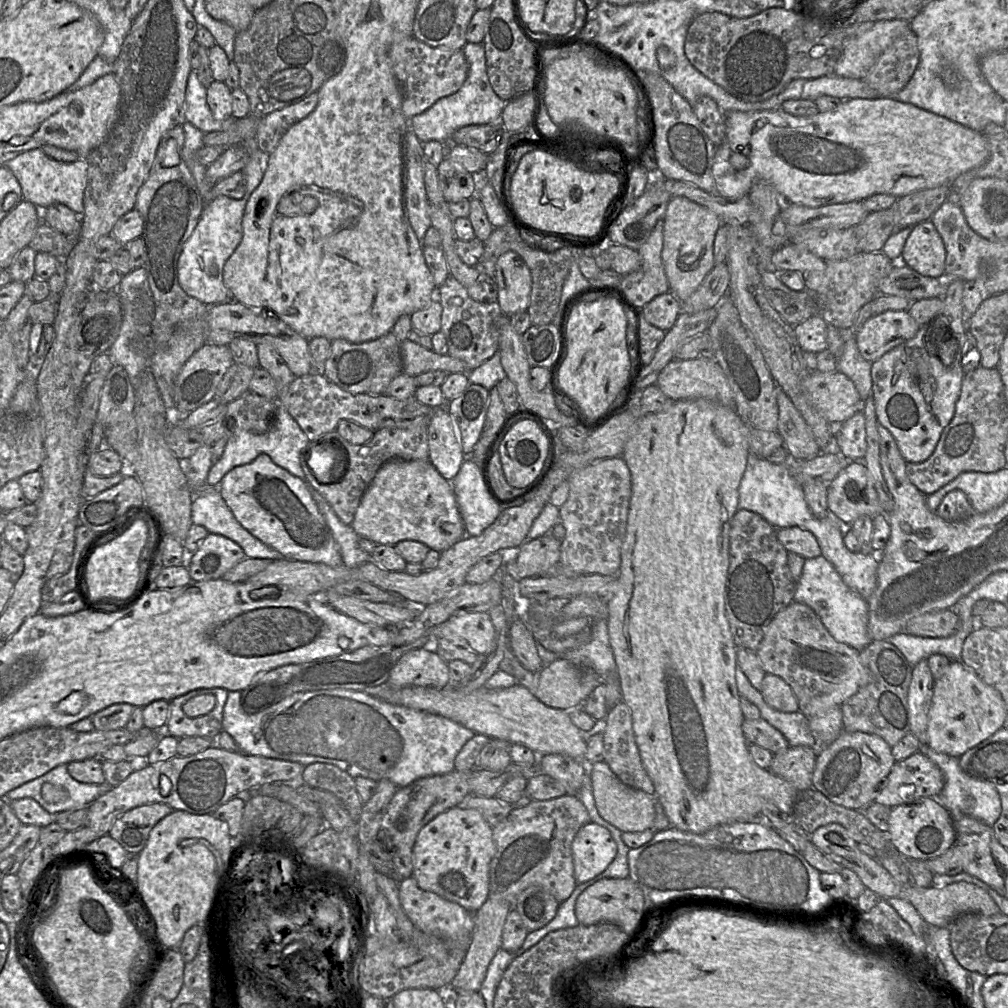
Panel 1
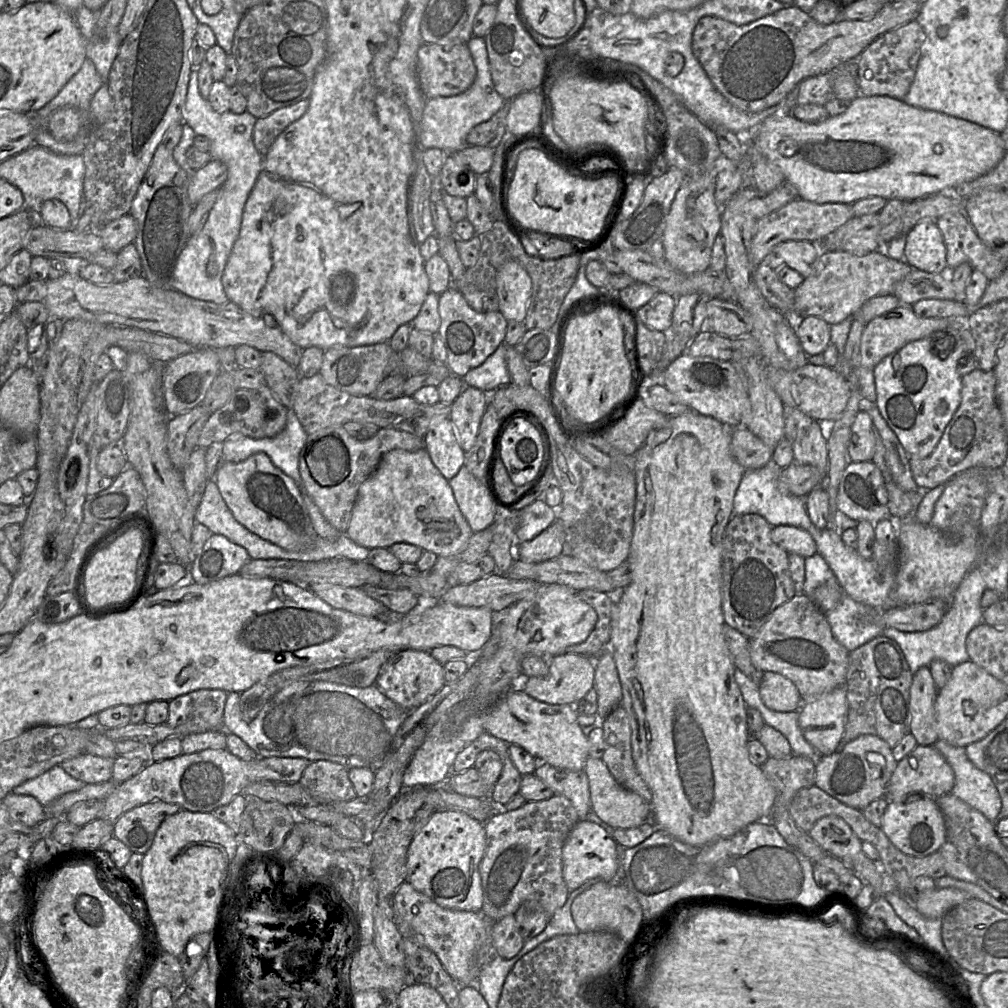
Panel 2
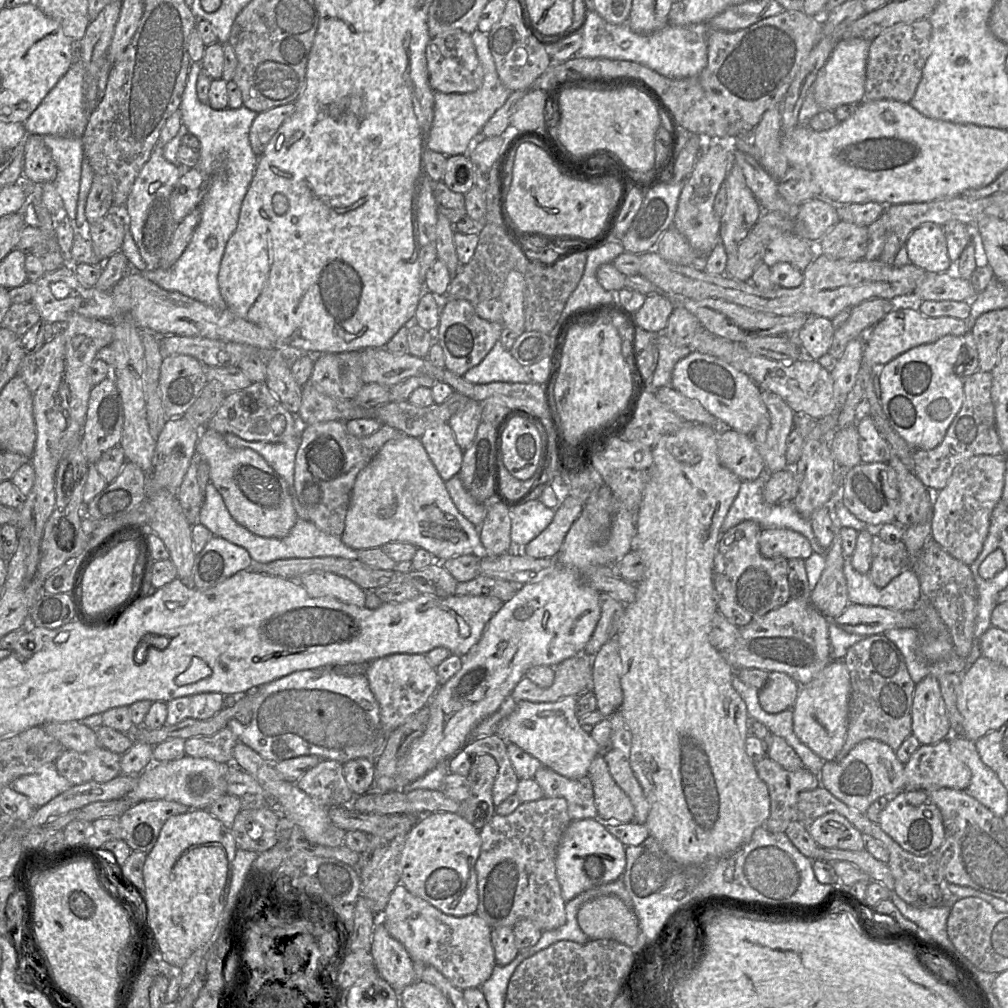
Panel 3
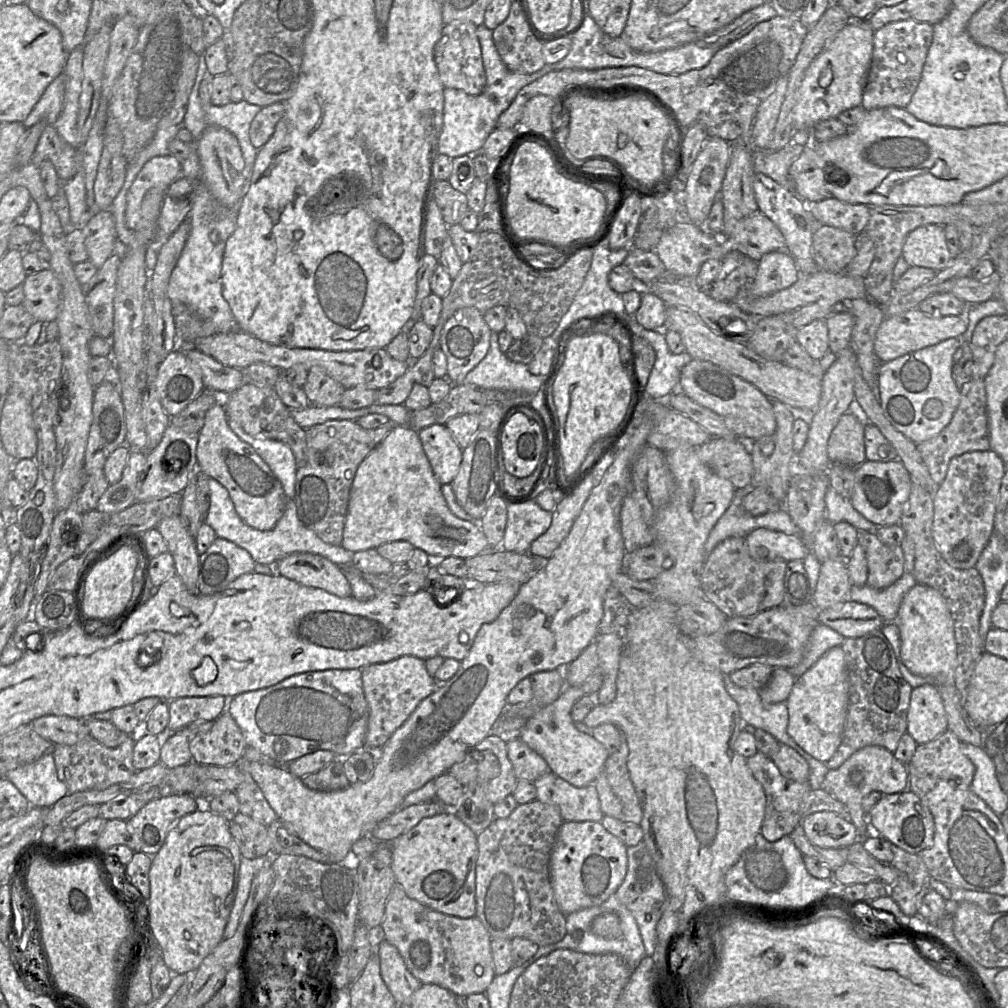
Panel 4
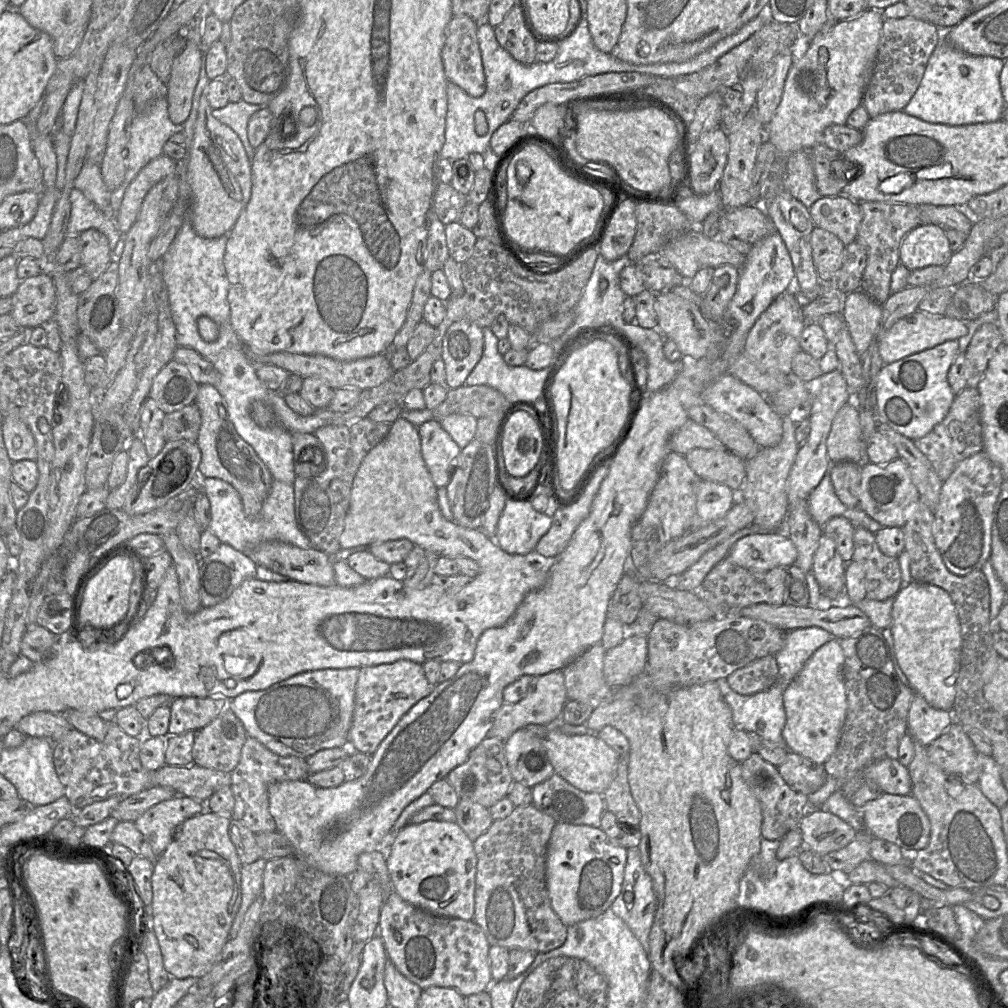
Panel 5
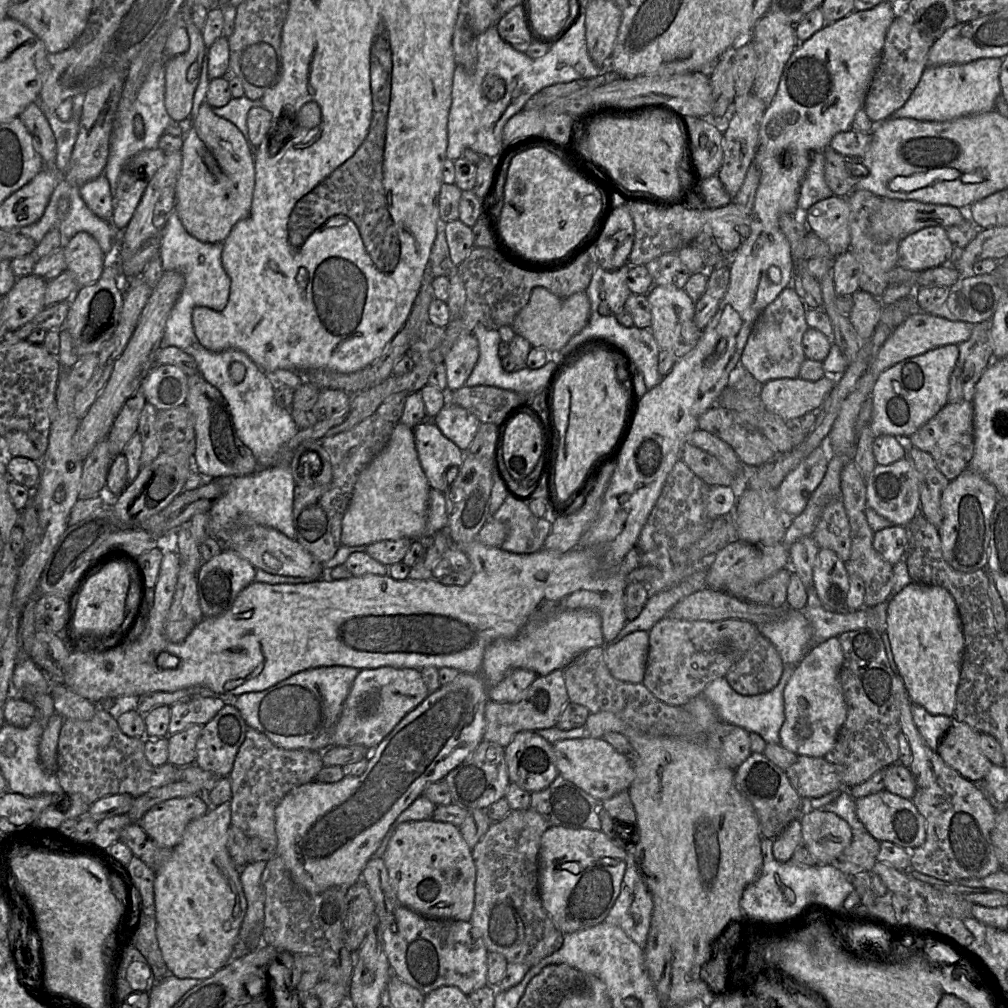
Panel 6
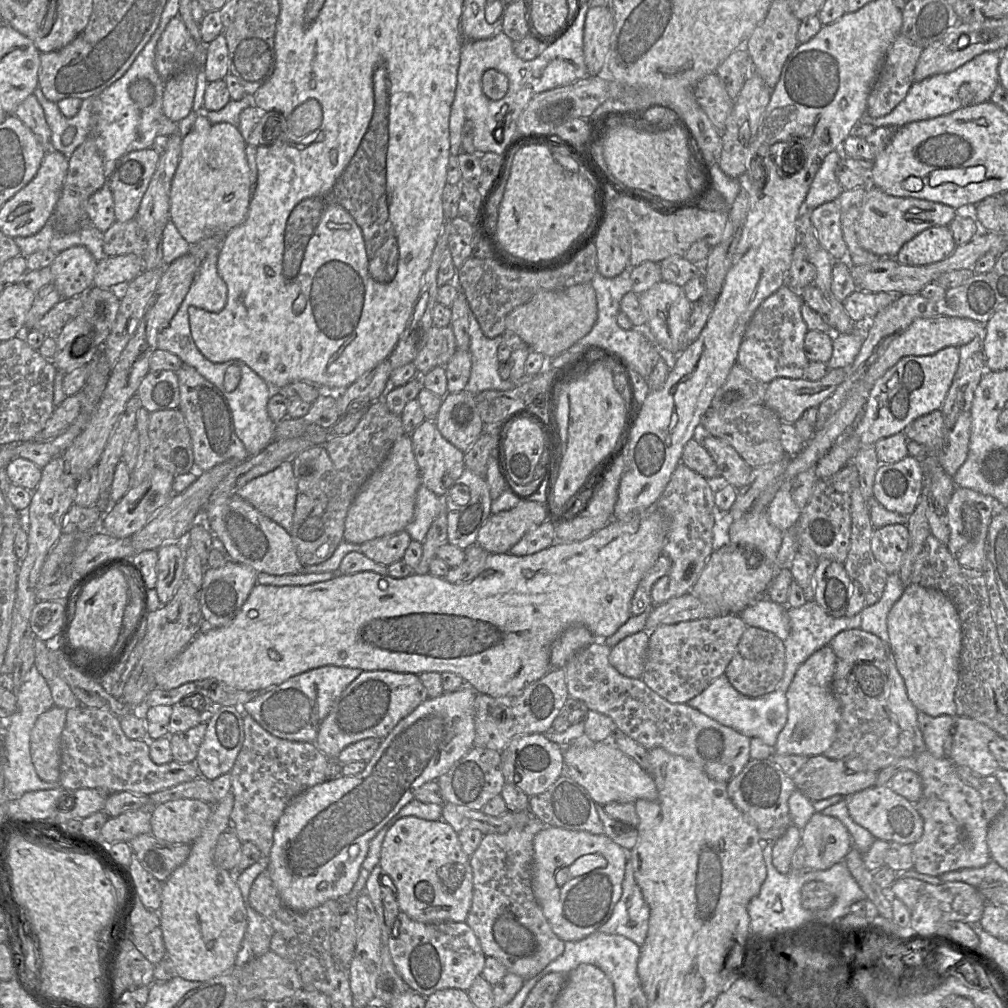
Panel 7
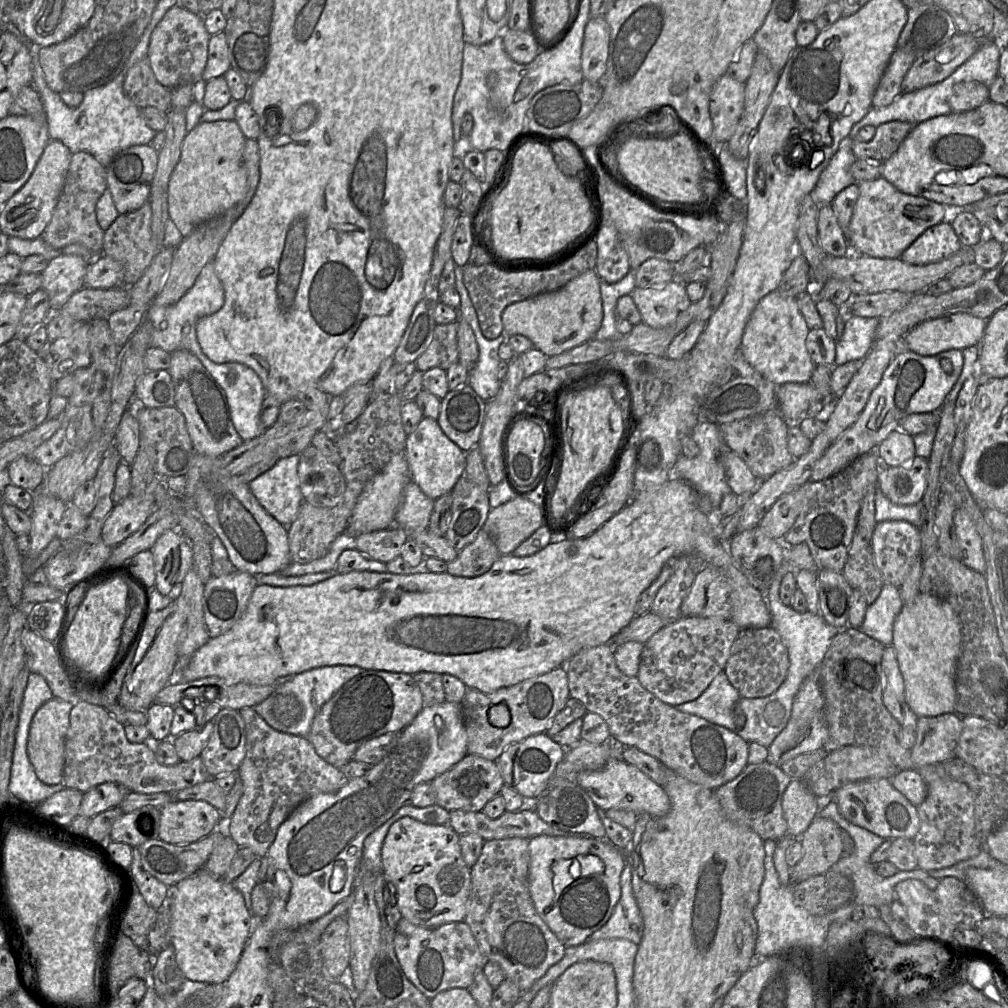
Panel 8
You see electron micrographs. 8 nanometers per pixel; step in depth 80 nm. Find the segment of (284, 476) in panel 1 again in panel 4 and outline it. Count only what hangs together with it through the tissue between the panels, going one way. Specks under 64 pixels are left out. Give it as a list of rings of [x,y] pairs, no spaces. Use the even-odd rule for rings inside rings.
[[[223,399],[206,412],[204,425],[198,434],[196,456],[197,470],[227,489],[244,523],[260,531],[269,531],[275,527],[285,510],[287,498],[283,487],[256,451],[231,430]]]

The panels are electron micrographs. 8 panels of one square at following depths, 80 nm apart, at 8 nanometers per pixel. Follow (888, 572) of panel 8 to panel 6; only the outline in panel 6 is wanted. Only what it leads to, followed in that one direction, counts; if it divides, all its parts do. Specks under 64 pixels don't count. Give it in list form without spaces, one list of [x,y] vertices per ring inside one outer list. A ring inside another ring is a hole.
[[[892,525],[874,532],[873,547],[886,561],[895,565],[908,552],[907,528],[901,525]]]

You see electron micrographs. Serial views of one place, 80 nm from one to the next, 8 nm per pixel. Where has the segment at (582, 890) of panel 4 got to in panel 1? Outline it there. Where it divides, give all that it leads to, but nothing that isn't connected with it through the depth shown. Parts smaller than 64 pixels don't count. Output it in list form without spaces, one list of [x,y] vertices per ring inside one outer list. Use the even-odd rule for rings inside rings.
[[[589,822],[576,833],[571,850],[577,885],[602,873],[614,860],[617,845],[606,828]]]

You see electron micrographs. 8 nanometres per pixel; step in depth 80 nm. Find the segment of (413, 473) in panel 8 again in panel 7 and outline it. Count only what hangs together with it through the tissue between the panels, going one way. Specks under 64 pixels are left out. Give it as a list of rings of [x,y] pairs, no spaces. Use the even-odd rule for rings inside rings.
[[[425,419],[410,435],[422,485],[443,497],[449,490],[443,479],[450,476],[456,481],[461,476],[465,452],[448,442],[434,421]]]

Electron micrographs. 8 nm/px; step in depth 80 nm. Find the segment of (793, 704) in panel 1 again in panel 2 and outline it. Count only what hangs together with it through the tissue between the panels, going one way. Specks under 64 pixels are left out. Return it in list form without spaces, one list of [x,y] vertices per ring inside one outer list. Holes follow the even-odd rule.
[[[764,672],[759,683],[760,698],[764,705],[776,712],[798,711],[802,699],[795,684],[776,672]]]

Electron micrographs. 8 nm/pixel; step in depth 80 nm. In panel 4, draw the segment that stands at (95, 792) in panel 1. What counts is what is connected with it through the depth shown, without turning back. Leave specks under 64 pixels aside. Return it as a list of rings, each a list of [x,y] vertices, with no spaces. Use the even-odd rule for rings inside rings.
[[[51,752],[8,771],[5,778],[21,792],[31,807],[50,808],[68,794],[67,786],[58,778]]]

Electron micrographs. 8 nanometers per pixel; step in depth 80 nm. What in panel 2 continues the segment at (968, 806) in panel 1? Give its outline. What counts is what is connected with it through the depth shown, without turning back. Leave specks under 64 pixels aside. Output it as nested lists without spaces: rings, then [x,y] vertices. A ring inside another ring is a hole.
[[[940,739],[932,746],[944,756],[954,772],[955,783],[950,793],[993,822],[1002,803],[991,777],[974,766],[965,747],[953,746]]]

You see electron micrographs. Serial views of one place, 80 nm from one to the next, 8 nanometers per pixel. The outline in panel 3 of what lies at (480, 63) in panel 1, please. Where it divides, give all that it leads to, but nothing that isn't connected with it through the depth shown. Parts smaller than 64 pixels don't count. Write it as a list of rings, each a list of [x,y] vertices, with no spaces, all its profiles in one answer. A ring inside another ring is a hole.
[[[476,29],[472,41],[483,69],[483,83],[474,92],[443,93],[434,91],[433,121],[426,141],[428,150],[445,156],[467,154],[473,143],[480,137],[482,128],[493,114],[506,102],[510,91],[506,88],[496,71],[494,58],[489,49],[488,33]]]

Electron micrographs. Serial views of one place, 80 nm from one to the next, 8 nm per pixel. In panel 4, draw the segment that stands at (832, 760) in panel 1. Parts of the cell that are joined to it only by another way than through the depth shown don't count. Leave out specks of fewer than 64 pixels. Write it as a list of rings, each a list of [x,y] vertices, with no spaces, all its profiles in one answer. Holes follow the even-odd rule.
[[[866,746],[853,753],[840,767],[828,770],[823,781],[825,788],[835,799],[844,804],[860,838],[870,835],[868,816],[862,808],[862,799],[872,791],[894,794],[908,789],[908,768],[894,754],[881,746]]]

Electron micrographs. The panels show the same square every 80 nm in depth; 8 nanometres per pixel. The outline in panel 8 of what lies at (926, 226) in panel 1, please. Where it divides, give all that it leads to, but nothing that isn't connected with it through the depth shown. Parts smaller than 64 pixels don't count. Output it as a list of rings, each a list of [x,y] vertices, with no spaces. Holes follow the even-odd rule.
[[[949,219],[926,229],[899,257],[903,262],[925,265],[939,262],[962,248]]]

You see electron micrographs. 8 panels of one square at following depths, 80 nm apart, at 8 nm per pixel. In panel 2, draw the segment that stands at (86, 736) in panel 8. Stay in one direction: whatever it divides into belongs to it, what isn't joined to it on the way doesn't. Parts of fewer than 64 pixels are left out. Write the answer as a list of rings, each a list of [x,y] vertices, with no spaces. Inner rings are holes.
[[[82,753],[60,766],[73,778],[86,784],[103,783],[112,779],[114,759]]]

